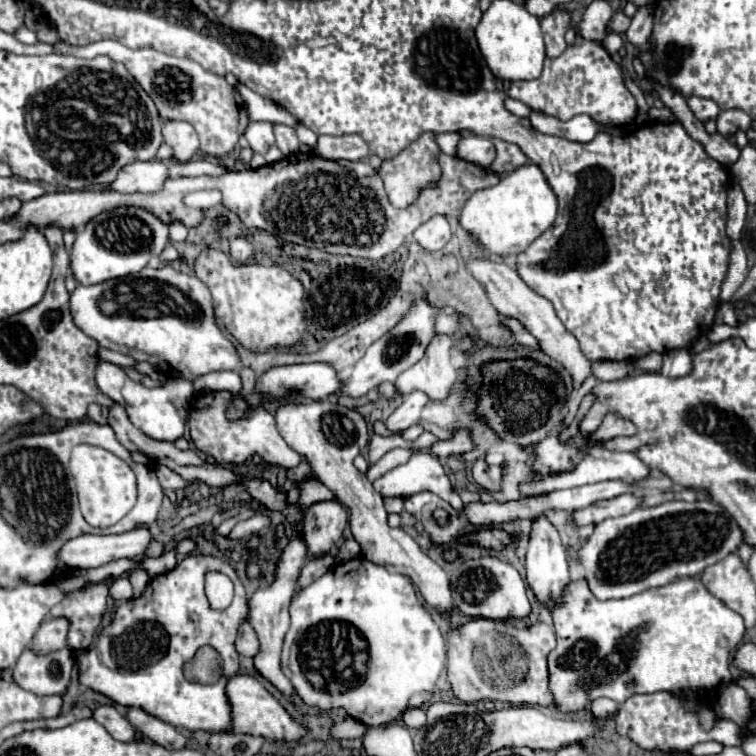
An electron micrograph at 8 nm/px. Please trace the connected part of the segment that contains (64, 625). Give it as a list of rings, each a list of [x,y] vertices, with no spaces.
[[[49,619],[41,623],[37,635],[31,641],[31,649],[37,653],[49,653],[67,647],[67,631],[69,631],[69,621],[67,619]]]

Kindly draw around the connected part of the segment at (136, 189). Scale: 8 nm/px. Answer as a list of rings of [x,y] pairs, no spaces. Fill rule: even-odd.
[[[155,159],[145,163],[131,163],[119,171],[109,189],[119,193],[153,193],[161,191],[167,177],[169,167],[163,161]]]

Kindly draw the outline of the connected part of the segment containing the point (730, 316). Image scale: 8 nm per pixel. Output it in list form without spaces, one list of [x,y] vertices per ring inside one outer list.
[[[721,303],[721,307],[717,309],[717,315],[715,315],[715,323],[727,323],[731,327],[737,327],[739,325],[731,303]]]

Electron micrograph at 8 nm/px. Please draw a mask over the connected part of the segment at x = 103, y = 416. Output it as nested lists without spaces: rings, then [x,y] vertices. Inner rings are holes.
[[[93,403],[93,405],[89,405],[89,413],[87,413],[87,417],[89,417],[91,421],[95,421],[95,423],[105,425],[105,423],[107,423],[107,409],[105,409],[103,405]]]

